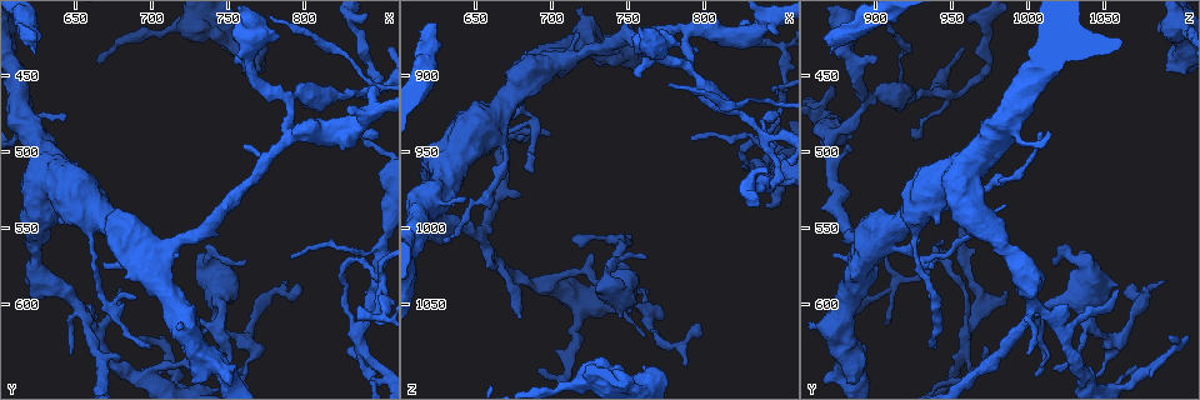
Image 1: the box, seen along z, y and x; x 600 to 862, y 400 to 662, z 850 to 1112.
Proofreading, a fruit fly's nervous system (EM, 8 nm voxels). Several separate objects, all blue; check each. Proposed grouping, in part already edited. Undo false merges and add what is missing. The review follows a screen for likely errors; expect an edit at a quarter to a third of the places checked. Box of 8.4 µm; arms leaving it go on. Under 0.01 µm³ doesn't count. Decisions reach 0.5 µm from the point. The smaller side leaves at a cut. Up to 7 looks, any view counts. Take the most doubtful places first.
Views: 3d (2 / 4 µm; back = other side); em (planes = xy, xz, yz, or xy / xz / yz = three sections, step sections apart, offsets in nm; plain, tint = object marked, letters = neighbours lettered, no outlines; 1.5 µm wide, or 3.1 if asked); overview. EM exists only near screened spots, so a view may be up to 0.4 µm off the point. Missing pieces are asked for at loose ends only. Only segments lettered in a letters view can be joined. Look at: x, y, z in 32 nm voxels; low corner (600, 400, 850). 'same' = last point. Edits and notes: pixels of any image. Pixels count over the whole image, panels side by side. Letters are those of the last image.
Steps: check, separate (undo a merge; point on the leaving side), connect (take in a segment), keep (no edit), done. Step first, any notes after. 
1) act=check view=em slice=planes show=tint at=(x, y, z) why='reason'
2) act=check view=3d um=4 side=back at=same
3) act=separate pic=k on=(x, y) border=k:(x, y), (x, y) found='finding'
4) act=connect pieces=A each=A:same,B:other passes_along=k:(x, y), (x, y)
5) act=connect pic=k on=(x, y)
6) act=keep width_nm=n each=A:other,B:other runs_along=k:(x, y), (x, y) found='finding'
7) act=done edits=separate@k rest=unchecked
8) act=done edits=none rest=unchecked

act=check view=3d um=4 at=(736, 568, 1026) why='abrupt turn'

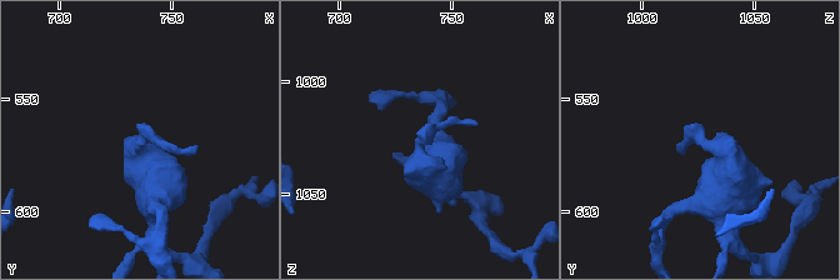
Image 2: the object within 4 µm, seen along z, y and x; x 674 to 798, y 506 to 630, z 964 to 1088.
act=check view=em slice=xy step=4 show=tint at=(735, 568, 1027)

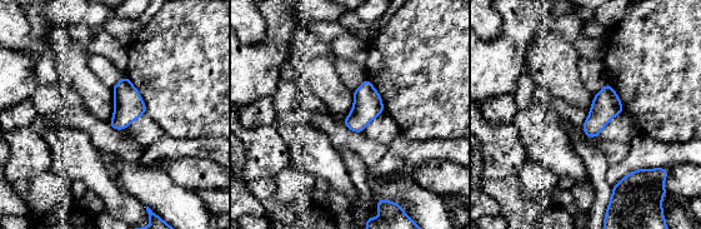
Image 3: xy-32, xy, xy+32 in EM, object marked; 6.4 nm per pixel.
act=check view=em slice=xy step=4 show=letters at=same why='see the neighbours'

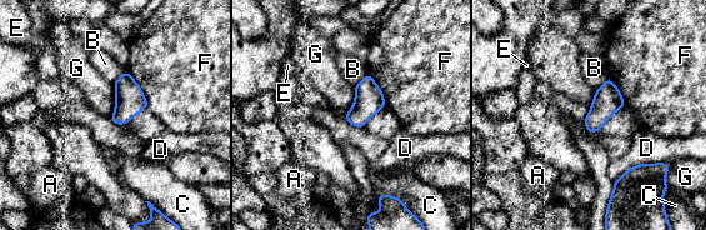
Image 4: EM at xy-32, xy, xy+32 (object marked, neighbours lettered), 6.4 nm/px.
act=keep width_nm=180 each=A:other,B:other,C:other,D:other,E:other,F:other,G:other found='continuous, no second neuron'

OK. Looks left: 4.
act=check view=em slice=planes show=tint at=(840, 634, 958)

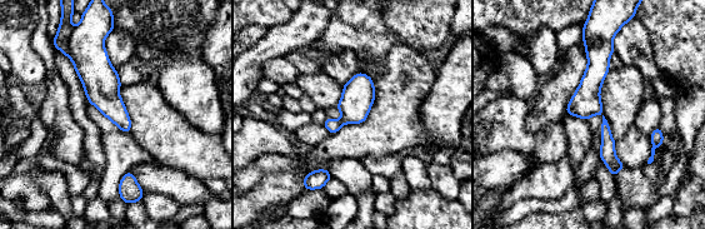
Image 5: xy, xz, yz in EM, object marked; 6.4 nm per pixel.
act=check view=em slice=planes show=letters at=same why='see the neighbours'

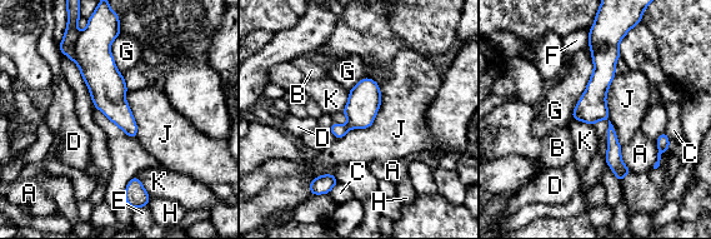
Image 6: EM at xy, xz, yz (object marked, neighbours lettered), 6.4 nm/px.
act=separate pic=6 on=(68, 44) longest_contact=G:480nm each=A:other,B:other,C:other,D:other,E:other,F:other,G:other,H:other,J:other,K:other border=6:(74, 44), (74, 55), (80, 68) found='two neurons meet here'

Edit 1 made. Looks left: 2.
act=check view=em slice=yz step=8 show=letters at=(760, 448, 1090) why='an open end'

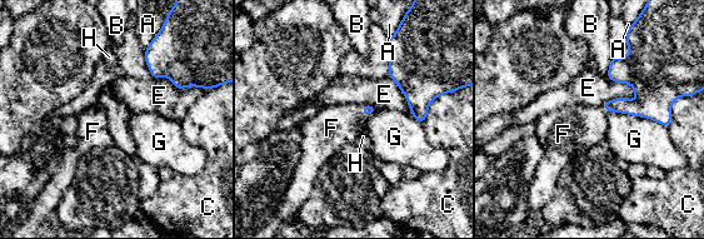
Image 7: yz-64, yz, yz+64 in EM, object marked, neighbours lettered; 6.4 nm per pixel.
act=connect pieces=F longest_contact=G:400nm each=A:other,B:other,C:other,E:other,F:same,G:other,H:other passes_along=7:(644, 106), (605, 110), (573, 129) found='it goes on there'

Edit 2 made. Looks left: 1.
act=done edits=separate@6,connect@7 rest=unchecked

